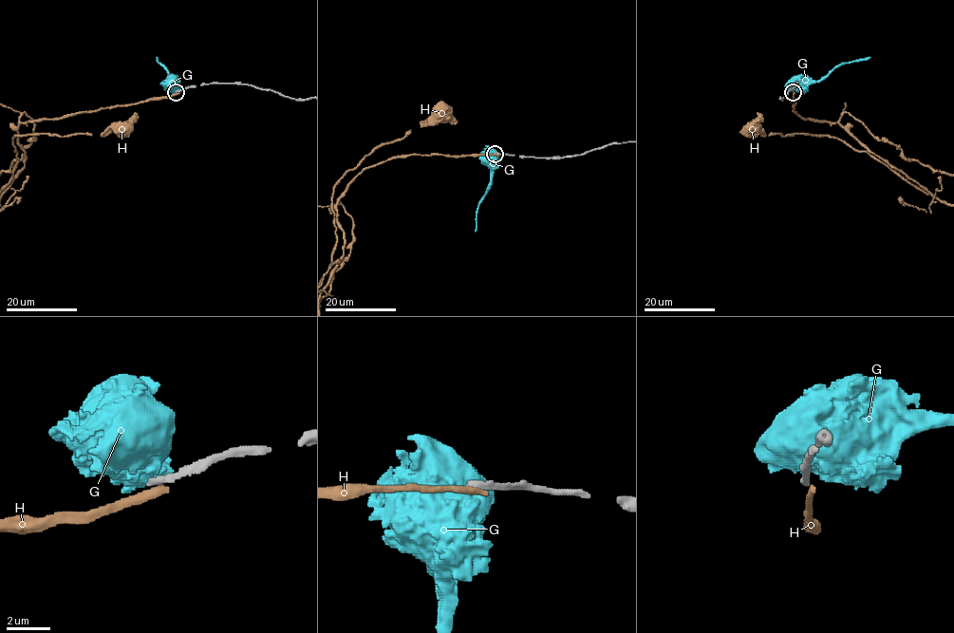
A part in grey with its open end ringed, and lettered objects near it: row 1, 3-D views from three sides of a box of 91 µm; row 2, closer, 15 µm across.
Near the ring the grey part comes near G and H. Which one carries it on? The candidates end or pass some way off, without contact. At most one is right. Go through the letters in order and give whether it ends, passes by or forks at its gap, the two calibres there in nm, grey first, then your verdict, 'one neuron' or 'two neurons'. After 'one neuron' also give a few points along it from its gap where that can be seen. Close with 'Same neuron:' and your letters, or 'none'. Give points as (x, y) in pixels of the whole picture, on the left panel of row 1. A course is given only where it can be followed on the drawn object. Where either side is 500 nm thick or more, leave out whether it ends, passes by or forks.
G: 300 nm thick on the grey side, 600 nm on the other; two neurons
H: it ends there; 300 nm thick on the grey side, 440 nm on the other; two neurons
Same neuron: none

